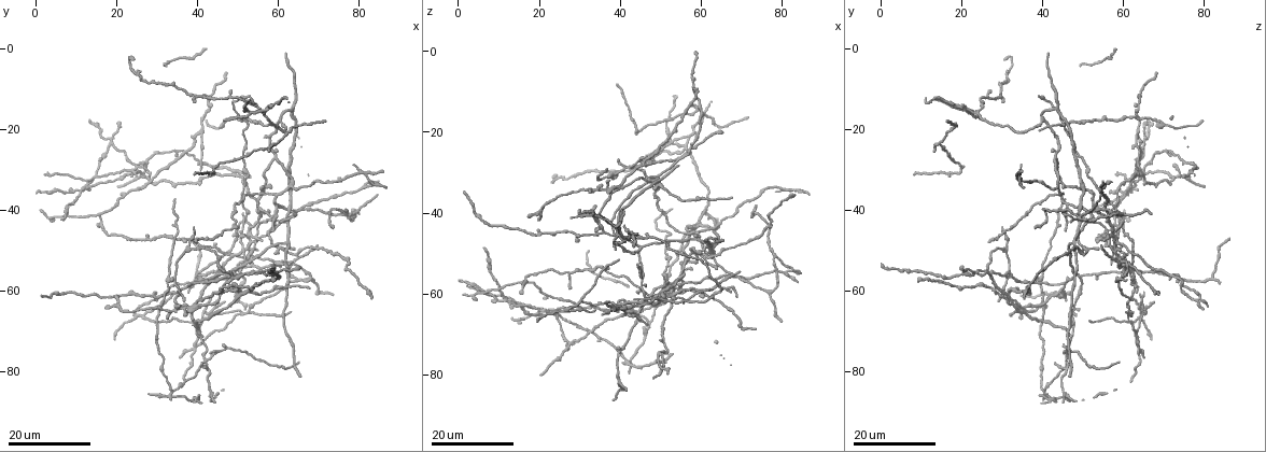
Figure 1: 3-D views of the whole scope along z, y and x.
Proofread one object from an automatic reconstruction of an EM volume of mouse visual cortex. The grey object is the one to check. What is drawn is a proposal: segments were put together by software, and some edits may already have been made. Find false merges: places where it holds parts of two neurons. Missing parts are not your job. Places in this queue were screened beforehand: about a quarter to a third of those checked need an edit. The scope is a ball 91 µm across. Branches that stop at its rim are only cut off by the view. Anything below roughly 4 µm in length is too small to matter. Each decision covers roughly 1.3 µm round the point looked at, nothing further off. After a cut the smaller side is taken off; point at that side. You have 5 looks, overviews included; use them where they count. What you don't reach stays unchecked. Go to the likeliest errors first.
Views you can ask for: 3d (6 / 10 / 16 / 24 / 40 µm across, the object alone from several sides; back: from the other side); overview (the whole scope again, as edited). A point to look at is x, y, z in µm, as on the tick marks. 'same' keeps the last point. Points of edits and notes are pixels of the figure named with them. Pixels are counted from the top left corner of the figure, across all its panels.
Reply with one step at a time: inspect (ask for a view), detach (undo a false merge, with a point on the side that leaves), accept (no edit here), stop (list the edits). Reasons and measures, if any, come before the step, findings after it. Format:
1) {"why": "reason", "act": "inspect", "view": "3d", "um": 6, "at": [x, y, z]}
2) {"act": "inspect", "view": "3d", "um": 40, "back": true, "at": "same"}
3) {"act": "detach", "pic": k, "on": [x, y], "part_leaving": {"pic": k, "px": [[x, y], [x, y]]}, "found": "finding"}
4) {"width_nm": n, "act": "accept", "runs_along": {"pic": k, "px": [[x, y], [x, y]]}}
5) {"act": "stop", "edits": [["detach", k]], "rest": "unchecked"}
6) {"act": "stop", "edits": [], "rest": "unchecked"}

{"why": "three arms meet", "act": "inspect", "view": "3d", "um": 24, "at": [27.5, 32.5, 72.5]}

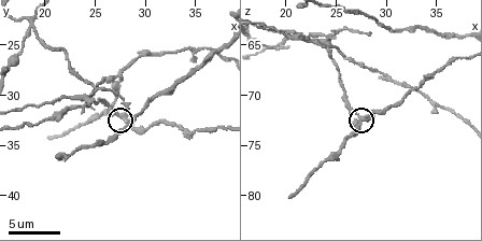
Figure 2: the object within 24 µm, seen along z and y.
{"act": "inspect", "view": "3d", "um": 6, "at": [27.6, 32.2, 72.2]}

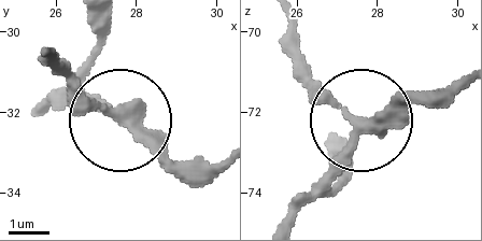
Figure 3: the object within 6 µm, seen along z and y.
{"arms": 3, "act": "accept", "found": "one neuron here"}

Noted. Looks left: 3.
{"why": "two arms in line, one across", "act": "inspect", "view": "3d", "um": 16, "at": [16.0, 40.5, 57.0]}

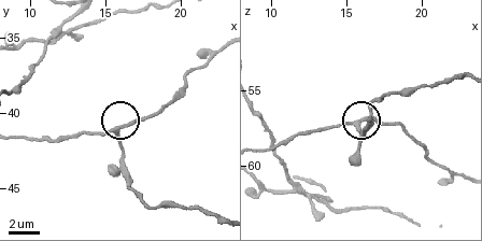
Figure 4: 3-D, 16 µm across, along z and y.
{"why": "zoom in", "act": "inspect", "view": "3d", "um": 10, "at": [15.6, 41.0, 57.0]}

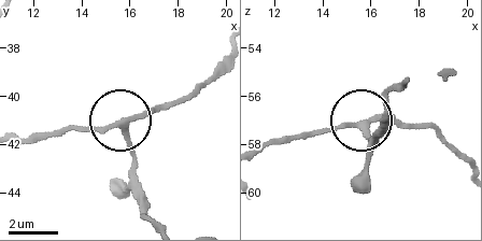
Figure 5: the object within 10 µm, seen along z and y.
{"act": "accept", "found": "one neuron here"}

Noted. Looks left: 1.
{"act": "stop", "edits": [], "rest": "unchecked"}

